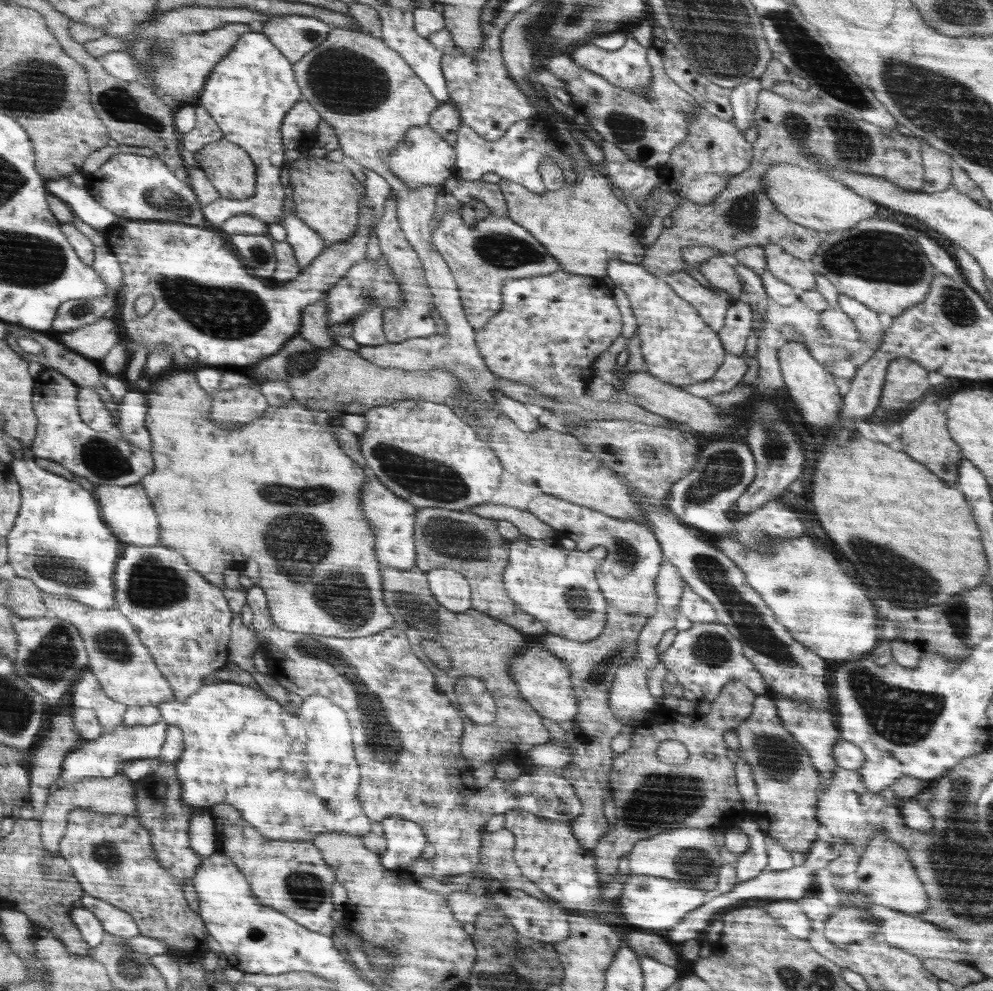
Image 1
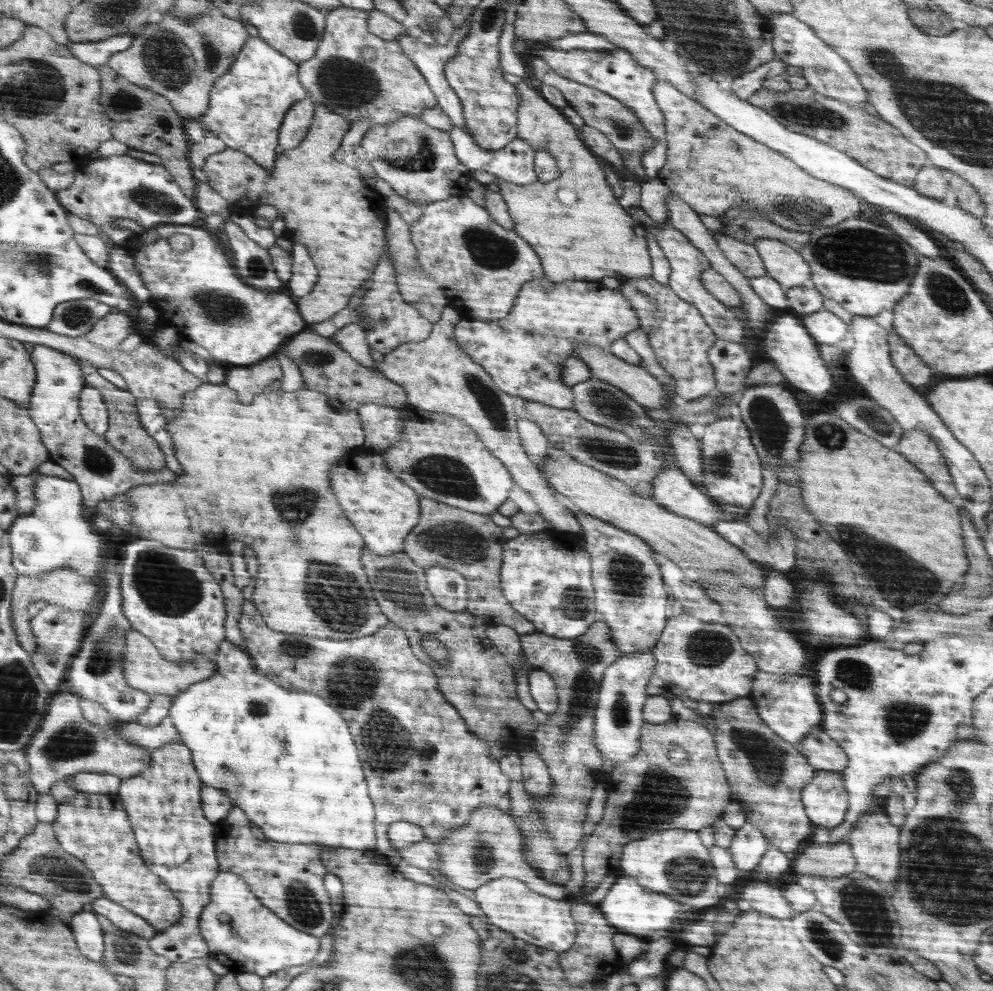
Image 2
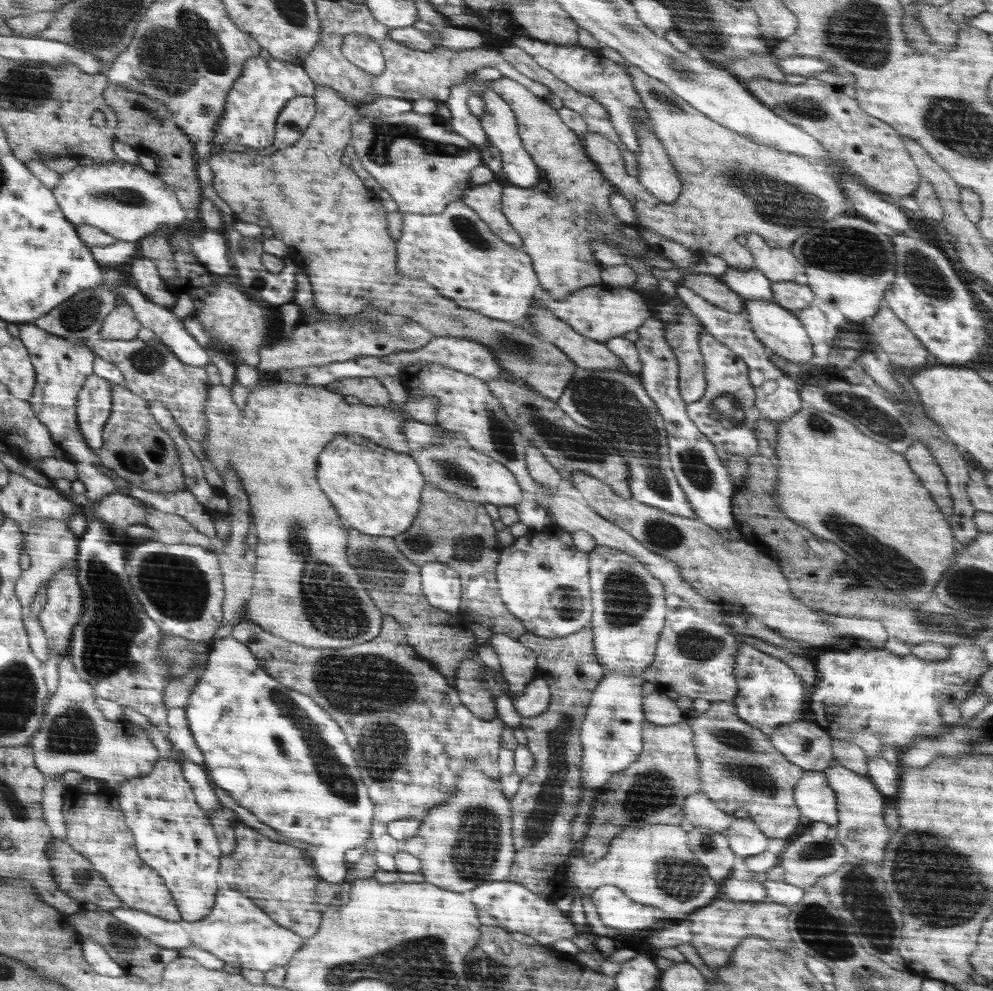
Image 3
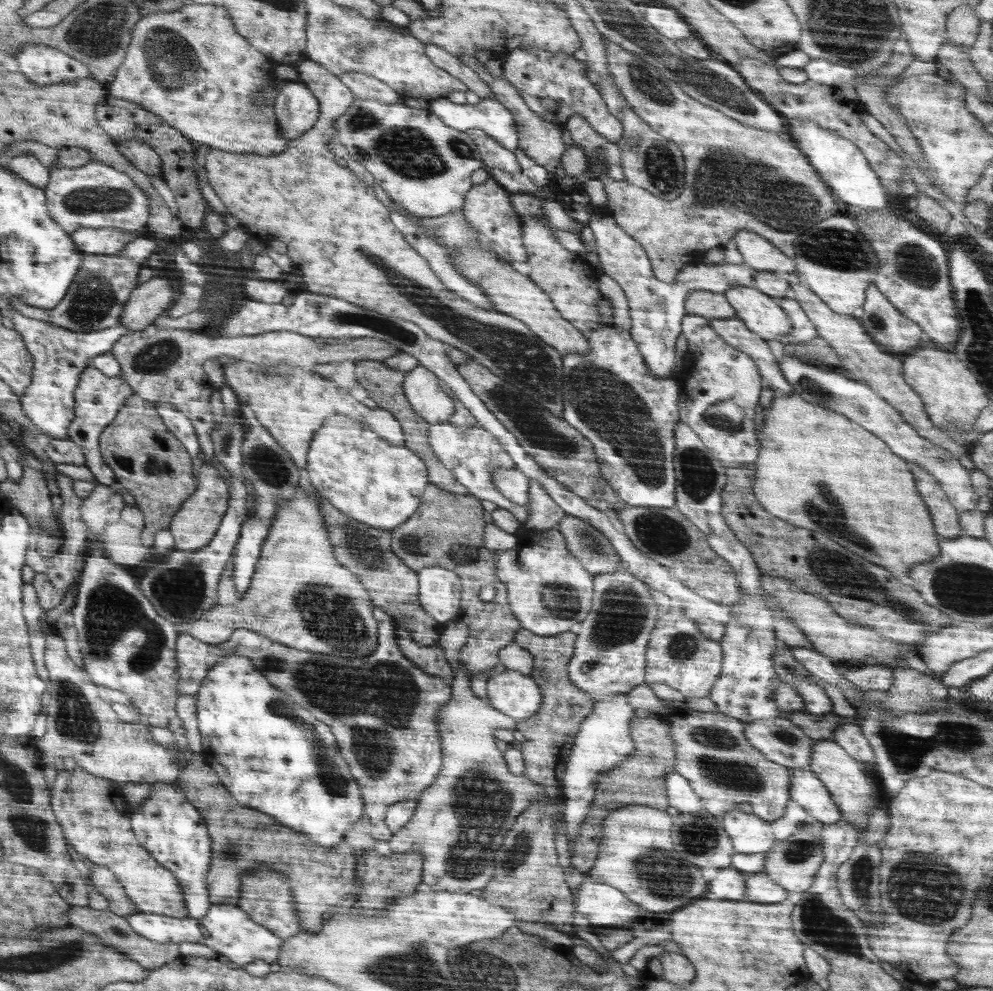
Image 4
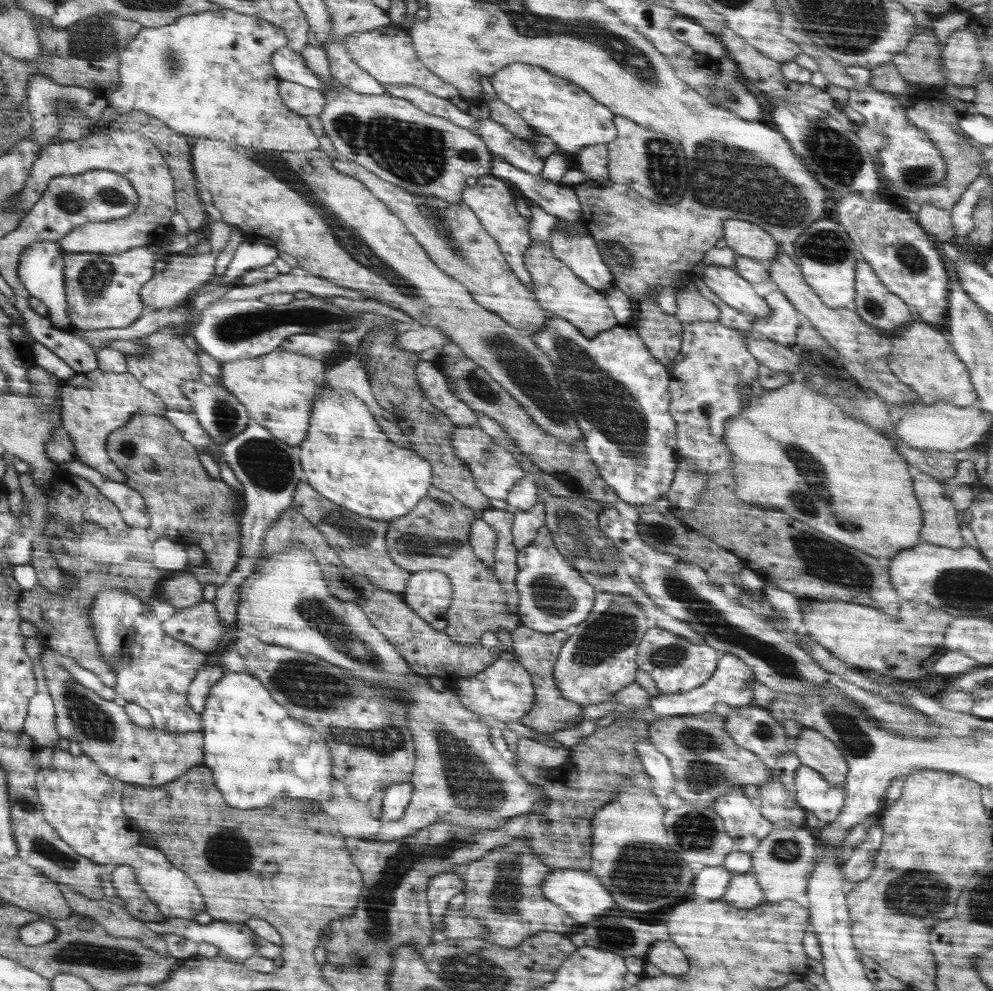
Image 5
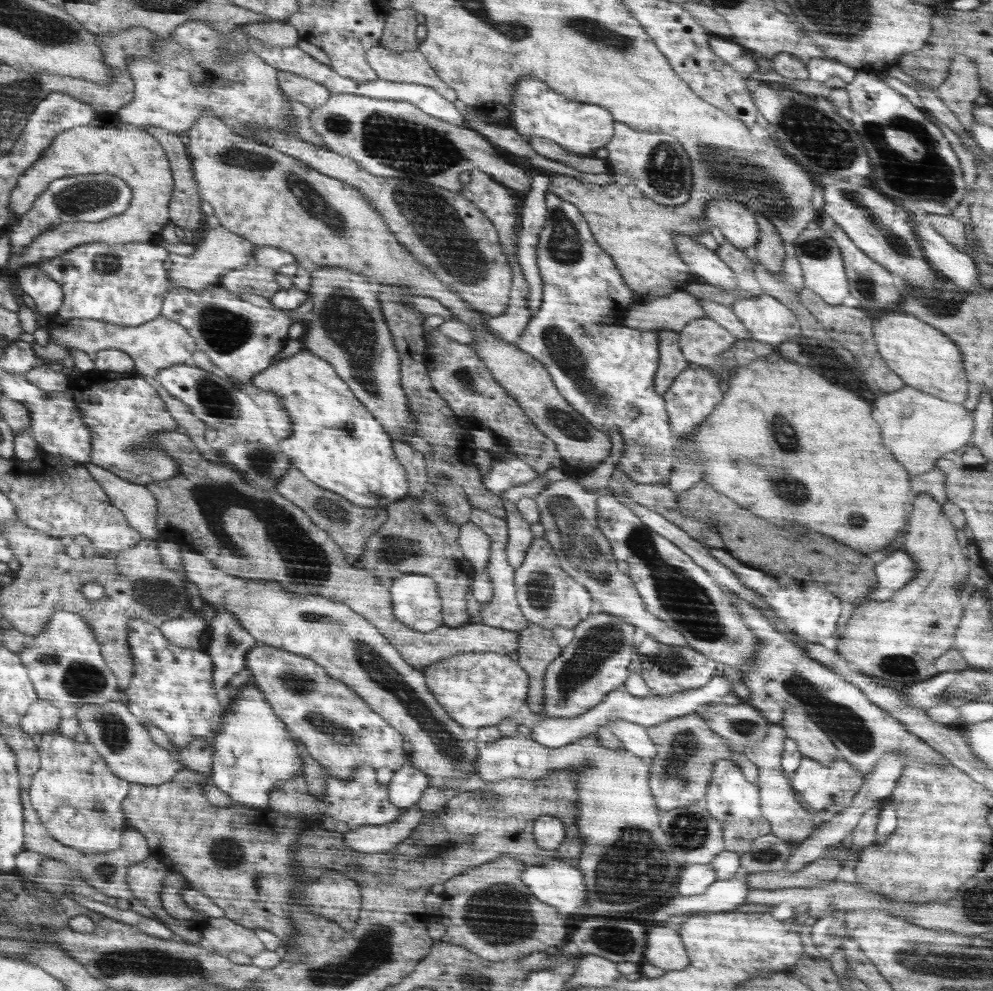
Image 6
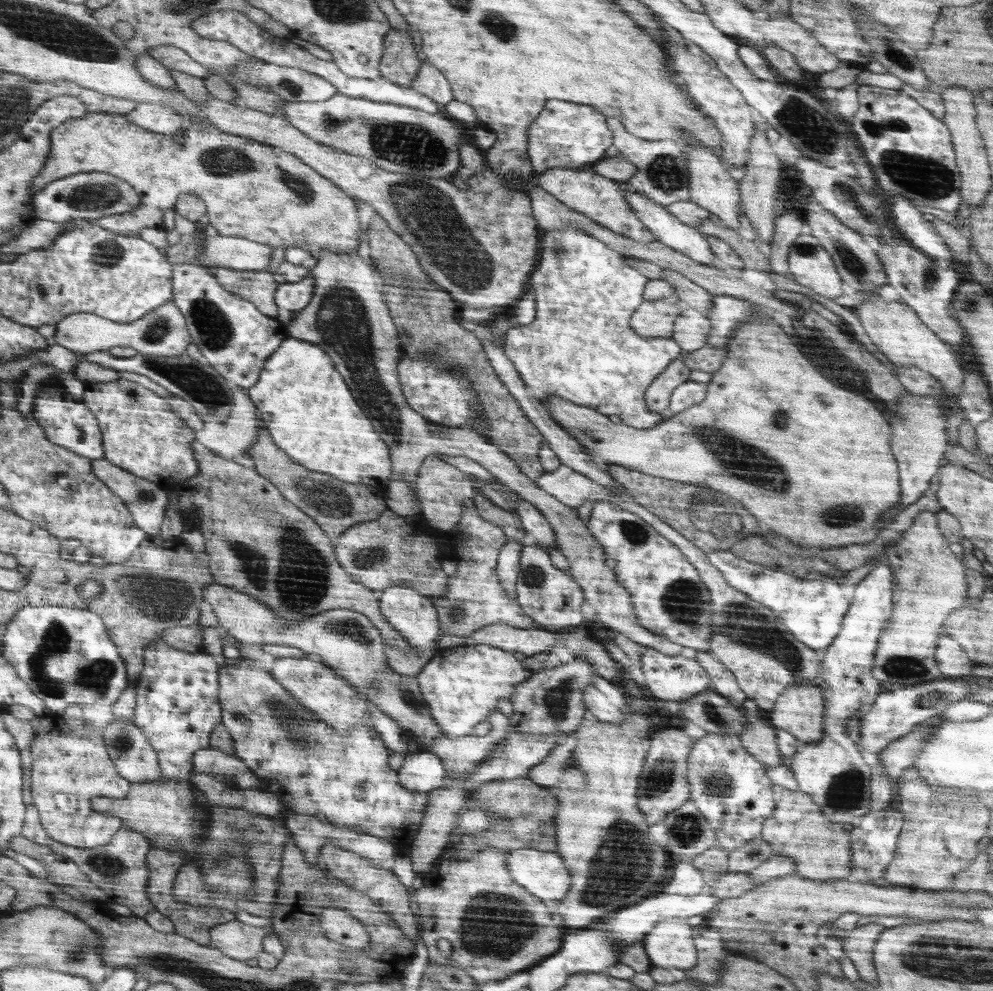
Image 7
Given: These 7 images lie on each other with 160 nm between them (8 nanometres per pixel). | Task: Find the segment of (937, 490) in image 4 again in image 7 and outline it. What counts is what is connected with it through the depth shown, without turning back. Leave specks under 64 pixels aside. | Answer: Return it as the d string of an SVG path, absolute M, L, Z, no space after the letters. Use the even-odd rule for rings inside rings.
M931 511L918 514L909 530L901 540L891 548L886 548L889 565L893 576L893 609L886 626L877 640L874 666L871 675L880 682L888 682L890 686L898 684L898 688L914 686L940 678L941 672L937 667L934 650L941 637L942 624L948 615L967 602L967 568L962 564L957 554L948 547L949 542L940 532L936 516Z

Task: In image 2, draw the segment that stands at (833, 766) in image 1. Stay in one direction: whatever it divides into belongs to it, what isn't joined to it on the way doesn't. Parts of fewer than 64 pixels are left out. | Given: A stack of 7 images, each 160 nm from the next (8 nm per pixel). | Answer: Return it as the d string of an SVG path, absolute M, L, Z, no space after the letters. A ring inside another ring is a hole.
M758 669L755 680L753 680L753 688L754 690L747 697L755 702L760 716L775 733L795 747L803 741L808 732L822 728L823 710L817 701L816 684L813 678L797 674L772 674Z

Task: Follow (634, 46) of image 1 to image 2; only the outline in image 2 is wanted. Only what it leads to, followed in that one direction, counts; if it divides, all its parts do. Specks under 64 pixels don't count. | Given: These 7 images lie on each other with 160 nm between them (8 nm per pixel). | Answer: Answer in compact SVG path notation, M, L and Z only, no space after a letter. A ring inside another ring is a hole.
M552 47L535 48L536 55L542 57L545 63L560 76L570 80L591 86L613 96L623 102L629 111L632 111L643 127L649 132L655 144L647 150L641 158L642 166L645 168L646 178L655 179L659 177L661 169L665 166L668 145L666 144L665 116L657 104L653 87L657 84L658 76L646 65L623 48L610 50L560 50Z

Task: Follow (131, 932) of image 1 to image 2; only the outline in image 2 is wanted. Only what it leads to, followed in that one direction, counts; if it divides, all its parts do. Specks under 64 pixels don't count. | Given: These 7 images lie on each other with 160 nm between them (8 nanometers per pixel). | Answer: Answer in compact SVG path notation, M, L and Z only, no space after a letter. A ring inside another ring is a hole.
M102 897L92 903L93 912L110 920L114 927L122 931L129 931L148 940L162 934L162 931L150 927L144 918L124 908L121 904L108 898Z

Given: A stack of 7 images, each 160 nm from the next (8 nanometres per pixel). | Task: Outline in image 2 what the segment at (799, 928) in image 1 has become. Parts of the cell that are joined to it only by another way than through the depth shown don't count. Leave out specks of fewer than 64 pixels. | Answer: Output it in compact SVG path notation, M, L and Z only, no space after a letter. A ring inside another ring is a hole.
M752 882L746 884L742 890L742 900L746 900L750 904L750 908L774 916L774 918L792 918L794 910L790 906L790 902L786 898L782 898L782 890L764 884L764 882Z

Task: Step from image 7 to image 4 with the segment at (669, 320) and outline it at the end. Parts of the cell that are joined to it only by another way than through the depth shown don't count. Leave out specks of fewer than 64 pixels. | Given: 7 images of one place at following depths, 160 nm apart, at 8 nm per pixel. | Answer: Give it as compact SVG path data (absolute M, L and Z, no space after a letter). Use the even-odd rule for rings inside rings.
M705 290L689 292L686 297L685 311L710 319L725 319L736 316L734 308L729 305L724 293Z

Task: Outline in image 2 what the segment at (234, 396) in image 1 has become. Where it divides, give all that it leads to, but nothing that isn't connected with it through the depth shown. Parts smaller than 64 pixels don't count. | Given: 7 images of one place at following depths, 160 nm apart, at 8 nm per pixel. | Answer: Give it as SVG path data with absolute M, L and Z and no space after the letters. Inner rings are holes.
M275 354L268 356L260 363L249 365L248 367L230 366L228 371L224 384L228 385L230 389L234 390L234 393L238 394L238 402L244 405L251 404L256 399L256 396L267 391L267 387L275 381L280 381L280 377L283 375Z

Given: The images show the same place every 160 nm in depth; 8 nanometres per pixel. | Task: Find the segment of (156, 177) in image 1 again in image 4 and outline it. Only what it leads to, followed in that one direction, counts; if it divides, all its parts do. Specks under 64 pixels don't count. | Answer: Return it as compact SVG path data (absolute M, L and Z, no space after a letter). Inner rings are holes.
M90 161L78 168L54 169L45 186L49 212L69 234L79 228L120 228L128 232L141 232L148 226L151 200L144 189L134 183L113 165Z

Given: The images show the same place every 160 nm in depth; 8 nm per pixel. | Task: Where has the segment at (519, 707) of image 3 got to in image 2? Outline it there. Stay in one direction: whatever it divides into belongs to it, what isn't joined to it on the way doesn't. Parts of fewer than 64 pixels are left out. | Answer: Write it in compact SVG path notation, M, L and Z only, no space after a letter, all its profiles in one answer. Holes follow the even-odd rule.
M538 669L530 671L529 691L538 710L550 714L559 708L557 683L550 673Z

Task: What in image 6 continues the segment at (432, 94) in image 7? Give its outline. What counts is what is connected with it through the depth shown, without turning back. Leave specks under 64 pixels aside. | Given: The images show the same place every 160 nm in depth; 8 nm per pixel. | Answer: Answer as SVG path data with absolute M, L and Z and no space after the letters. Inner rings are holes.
M378 45L369 48L365 59L368 60L370 68L377 73L378 79L421 84L433 88L450 102L457 99L457 92L437 75L417 49L397 53Z

